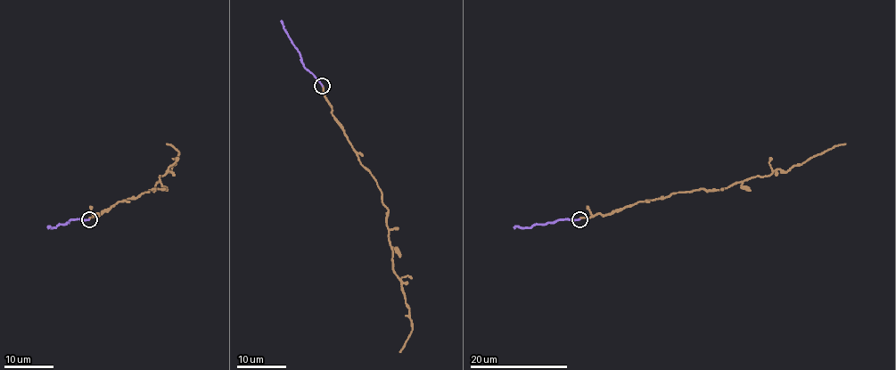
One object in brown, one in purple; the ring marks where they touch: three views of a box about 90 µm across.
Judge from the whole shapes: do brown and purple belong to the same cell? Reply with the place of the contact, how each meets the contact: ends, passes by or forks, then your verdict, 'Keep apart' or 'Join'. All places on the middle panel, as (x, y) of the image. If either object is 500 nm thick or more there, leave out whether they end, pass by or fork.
Place: (322, 86). At the ring brown ends. At the ring purple ends. Keep apart

